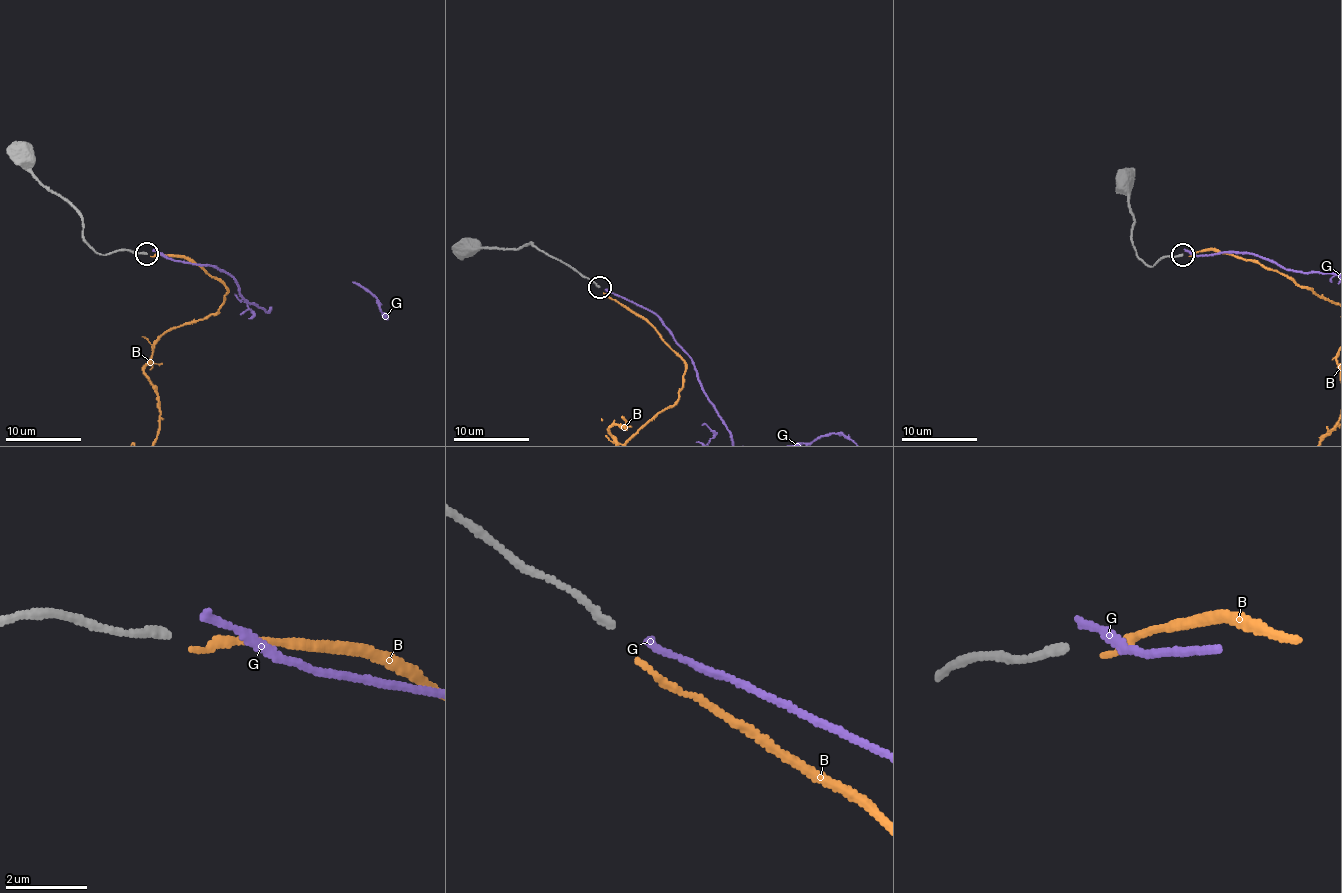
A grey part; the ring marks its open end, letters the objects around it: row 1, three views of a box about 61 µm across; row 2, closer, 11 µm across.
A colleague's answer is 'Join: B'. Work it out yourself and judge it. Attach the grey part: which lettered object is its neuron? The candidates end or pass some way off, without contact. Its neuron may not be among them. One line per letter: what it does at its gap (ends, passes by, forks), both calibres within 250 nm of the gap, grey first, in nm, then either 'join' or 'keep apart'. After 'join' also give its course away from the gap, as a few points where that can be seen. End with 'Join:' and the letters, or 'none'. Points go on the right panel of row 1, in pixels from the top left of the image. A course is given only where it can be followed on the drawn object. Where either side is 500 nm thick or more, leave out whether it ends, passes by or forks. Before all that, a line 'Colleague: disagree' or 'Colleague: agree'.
Colleague: agree
B: it ends; calibres 180 and 120 nm; join
G: it ends; calibres 180 and 160 nm; keep apart
Join: B

